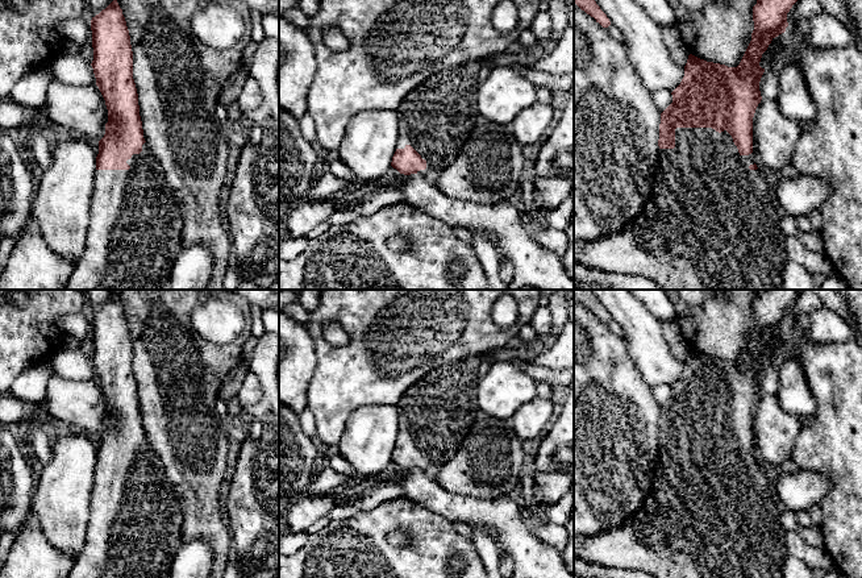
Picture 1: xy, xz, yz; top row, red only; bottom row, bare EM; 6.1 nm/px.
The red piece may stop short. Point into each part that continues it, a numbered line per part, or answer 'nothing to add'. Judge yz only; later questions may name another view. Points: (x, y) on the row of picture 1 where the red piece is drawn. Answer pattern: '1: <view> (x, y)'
1: yz (709, 224)

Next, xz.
1: xz (436, 117)

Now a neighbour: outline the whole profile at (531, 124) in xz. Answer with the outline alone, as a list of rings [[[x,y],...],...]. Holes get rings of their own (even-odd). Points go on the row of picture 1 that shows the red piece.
[[[534,101],[533,105],[521,111],[511,124],[512,134],[521,145],[533,145],[546,132],[553,120],[551,104]]]

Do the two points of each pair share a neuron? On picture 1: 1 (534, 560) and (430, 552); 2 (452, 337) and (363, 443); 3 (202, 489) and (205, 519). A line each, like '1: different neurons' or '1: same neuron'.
1: different neurons
2: different neurons
3: same neuron

